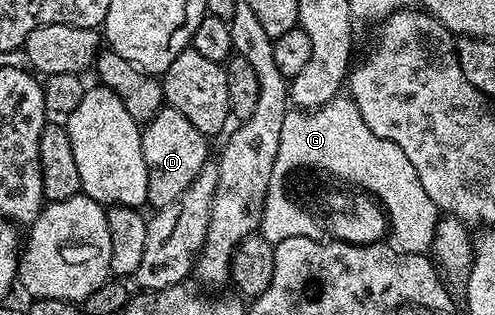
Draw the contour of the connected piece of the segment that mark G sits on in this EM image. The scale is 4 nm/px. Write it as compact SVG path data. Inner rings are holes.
M347 95L334 97L329 104L316 109L288 112L287 118L281 123L281 147L277 147L277 159L273 162L273 175L269 178L269 191L265 195L263 218L259 224L261 236L265 240L274 243L281 239L316 236L316 214L312 210L303 210L302 207L293 203L284 195L282 189L283 176L287 170L295 173L296 170L303 169L305 164L371 194L383 206L389 218L389 229L393 237L395 233L393 241L399 252L426 254L434 246L435 228L439 222L441 210L435 206L433 199L429 199L425 187L421 187L421 179L417 179L417 171L413 171L413 163L409 163L405 151L401 151L397 143L389 143L389 139L381 139L381 135L373 135L365 119L361 119L361 111L357 111L355 102Z

